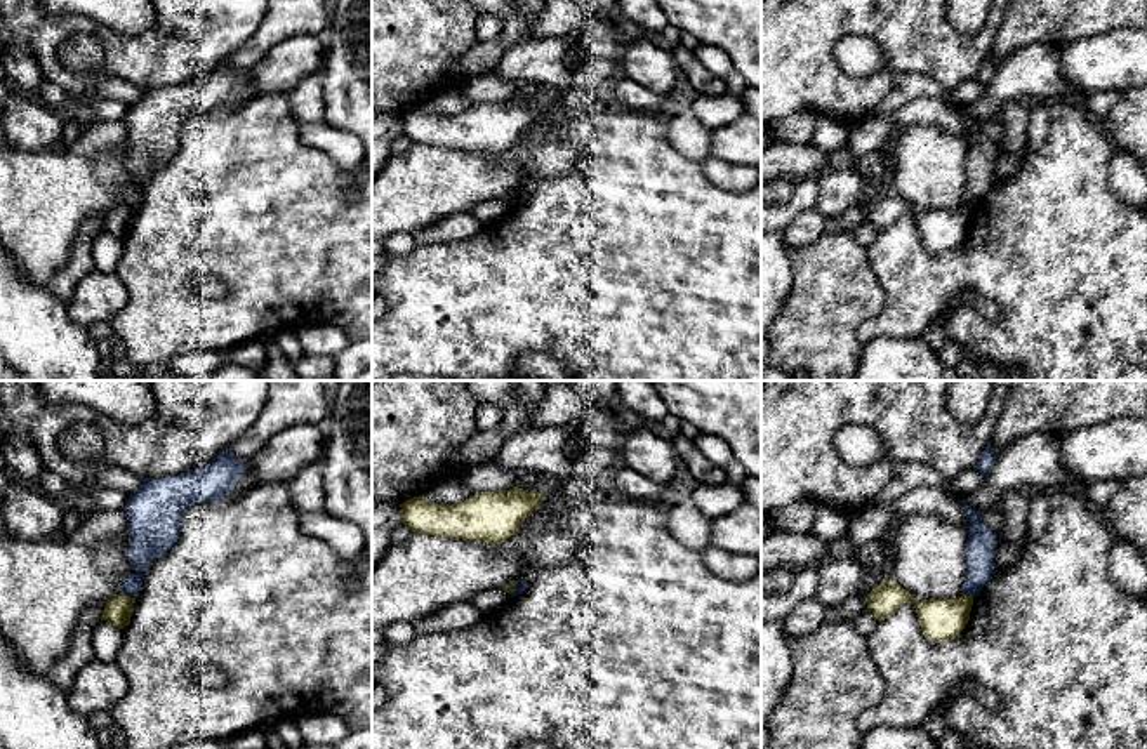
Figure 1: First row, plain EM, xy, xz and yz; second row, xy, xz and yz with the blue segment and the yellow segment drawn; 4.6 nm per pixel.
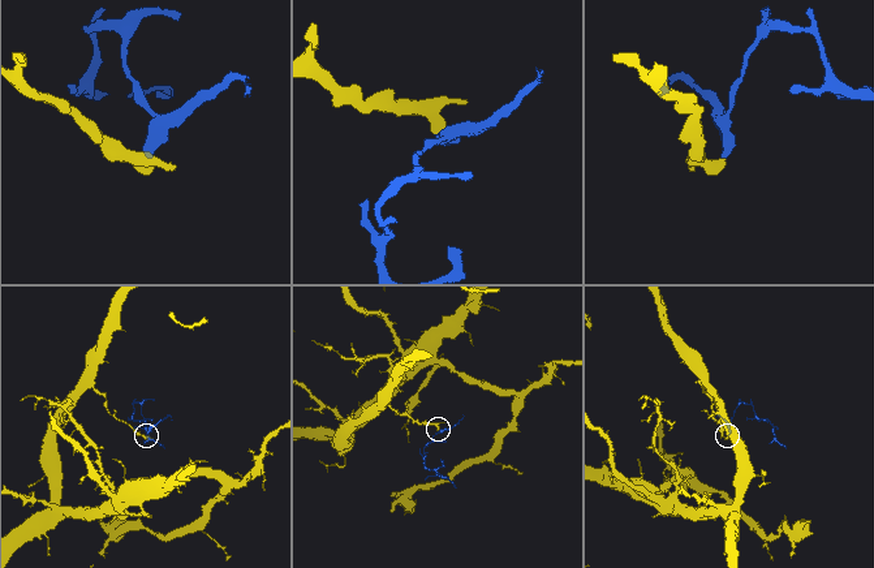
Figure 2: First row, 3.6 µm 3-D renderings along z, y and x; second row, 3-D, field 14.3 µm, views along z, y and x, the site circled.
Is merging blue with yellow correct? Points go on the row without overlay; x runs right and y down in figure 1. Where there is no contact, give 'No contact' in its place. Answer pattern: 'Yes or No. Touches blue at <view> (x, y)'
No. Touches blue at xy (129, 205)

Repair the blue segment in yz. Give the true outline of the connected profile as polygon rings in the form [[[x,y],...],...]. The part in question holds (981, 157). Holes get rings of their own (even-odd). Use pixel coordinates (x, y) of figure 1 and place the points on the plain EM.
[[[963,116],[963,120],[970,130],[963,205],[975,209],[996,184],[994,165],[998,144],[982,132],[980,122],[971,116]]]

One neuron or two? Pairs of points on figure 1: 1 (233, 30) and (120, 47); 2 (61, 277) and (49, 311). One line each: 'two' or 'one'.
1: one
2: two

